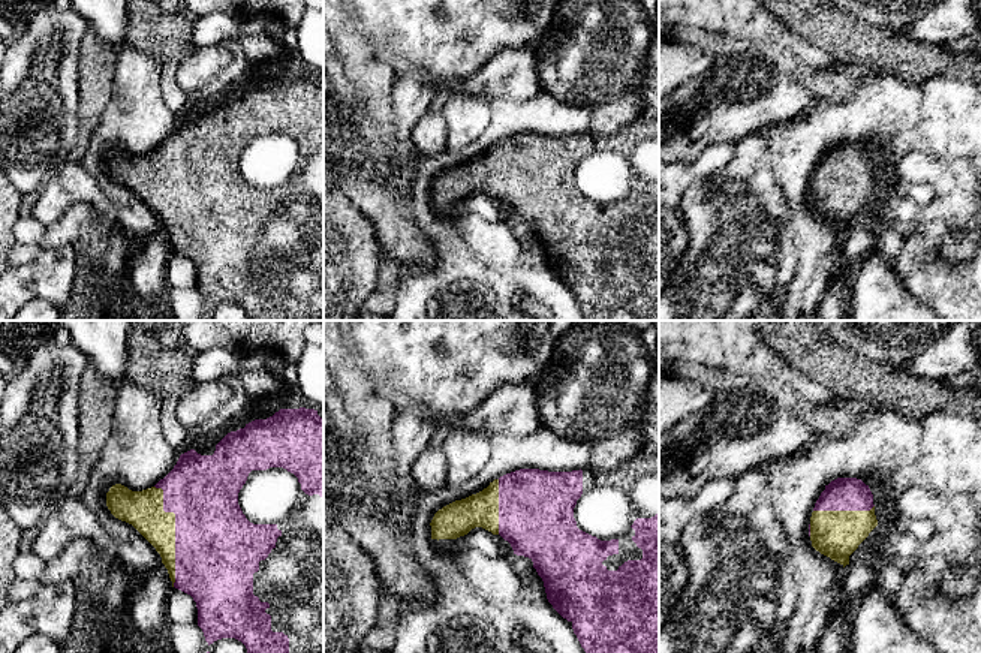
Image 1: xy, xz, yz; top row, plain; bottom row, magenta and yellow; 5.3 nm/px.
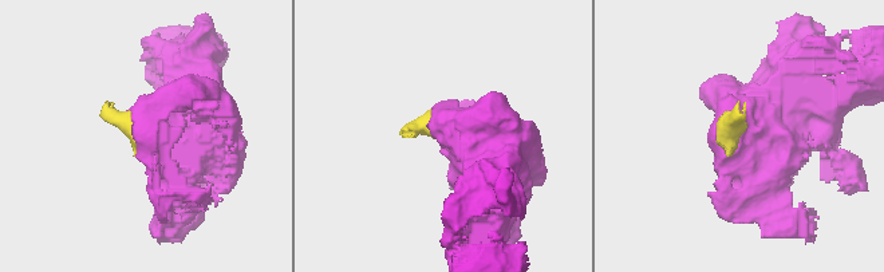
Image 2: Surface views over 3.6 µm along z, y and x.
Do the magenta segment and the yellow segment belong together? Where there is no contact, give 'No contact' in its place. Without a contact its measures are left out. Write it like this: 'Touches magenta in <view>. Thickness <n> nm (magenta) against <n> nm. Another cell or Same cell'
Touches magenta in xy. Thickness 460 nm (magenta) against 200 nm. Same cell

